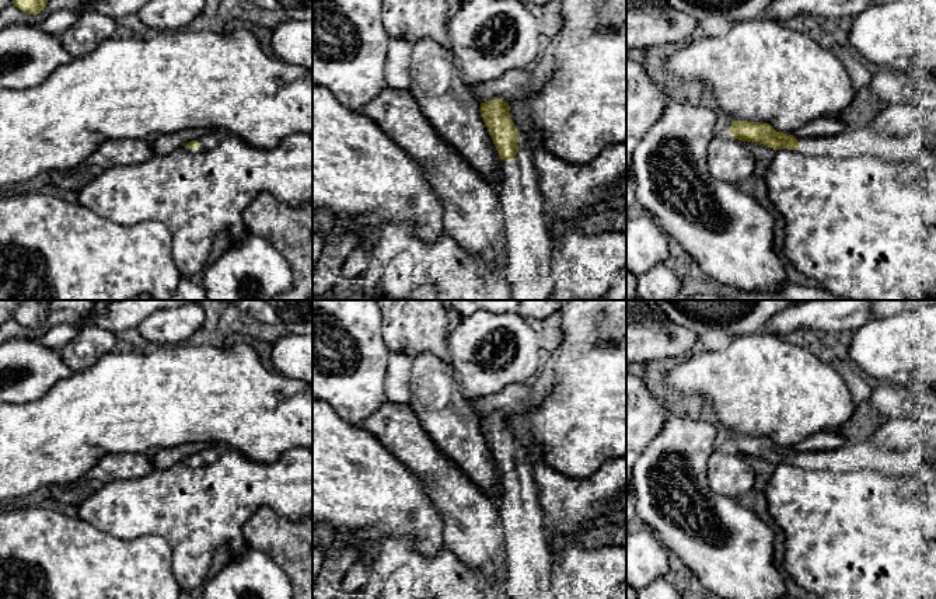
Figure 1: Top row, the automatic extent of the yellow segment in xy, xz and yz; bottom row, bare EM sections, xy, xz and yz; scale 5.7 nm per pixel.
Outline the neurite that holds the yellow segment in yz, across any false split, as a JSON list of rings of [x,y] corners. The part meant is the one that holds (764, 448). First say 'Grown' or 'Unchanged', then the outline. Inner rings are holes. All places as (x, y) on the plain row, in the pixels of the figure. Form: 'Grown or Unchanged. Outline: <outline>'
Grown. Outline: [[[734,435],[729,449],[744,457],[755,456],[768,460],[775,466],[787,463],[806,470],[877,470],[887,476],[915,476],[929,466],[936,466],[936,449],[925,445],[895,452],[866,440],[834,450],[796,453],[793,449],[776,446],[769,438]]]

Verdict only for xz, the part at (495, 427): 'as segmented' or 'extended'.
extended

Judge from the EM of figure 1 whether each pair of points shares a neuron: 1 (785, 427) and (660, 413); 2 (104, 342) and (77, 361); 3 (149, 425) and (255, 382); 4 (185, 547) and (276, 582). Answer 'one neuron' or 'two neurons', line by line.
1: two neurons
2: one neuron
3: one neuron
4: two neurons

